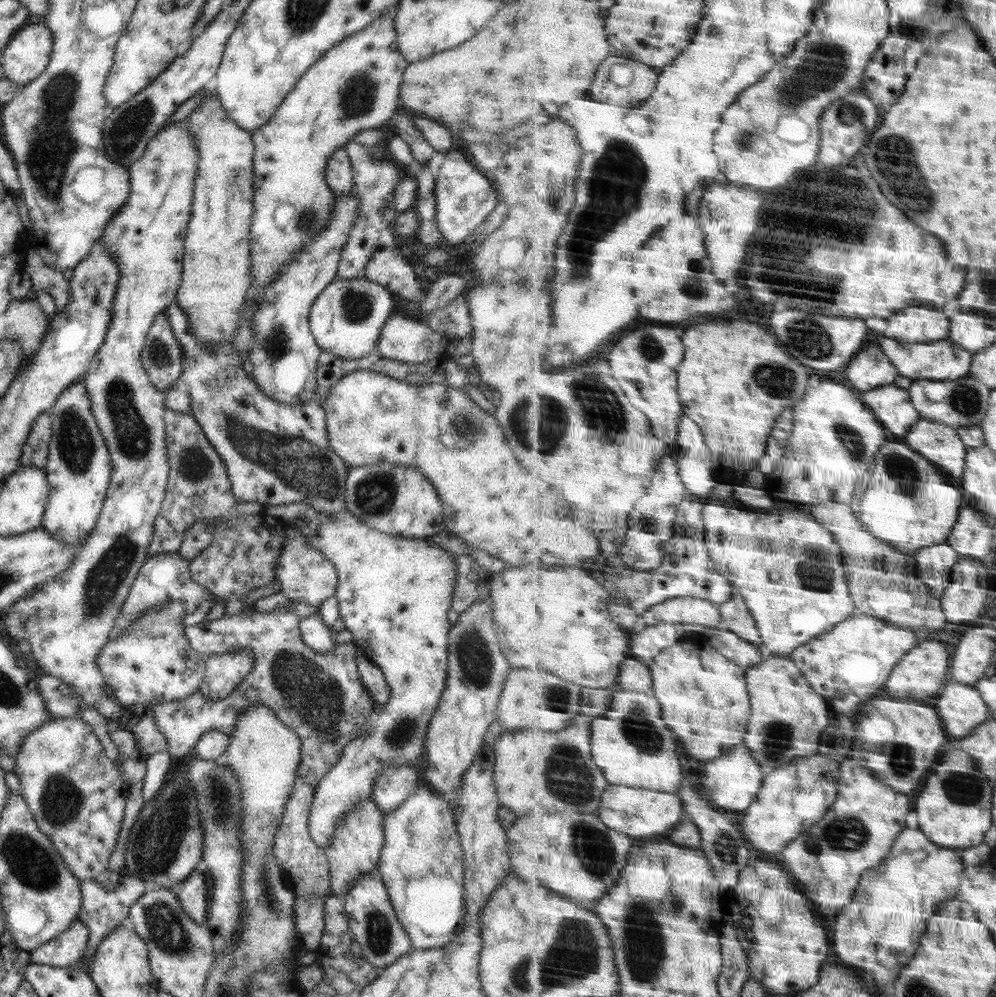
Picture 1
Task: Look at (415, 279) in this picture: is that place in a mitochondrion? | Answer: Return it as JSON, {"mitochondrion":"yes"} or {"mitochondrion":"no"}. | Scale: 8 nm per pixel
{"mitochondrion":"no"}

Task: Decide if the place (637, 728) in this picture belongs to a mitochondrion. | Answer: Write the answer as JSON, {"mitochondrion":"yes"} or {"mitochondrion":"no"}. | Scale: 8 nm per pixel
{"mitochondrion":"yes"}

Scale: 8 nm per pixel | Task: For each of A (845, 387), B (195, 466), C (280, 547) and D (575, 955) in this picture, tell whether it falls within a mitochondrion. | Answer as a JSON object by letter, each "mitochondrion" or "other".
{"A":"other","B":"mitochondrion","C":"other","D":"mitochondrion"}

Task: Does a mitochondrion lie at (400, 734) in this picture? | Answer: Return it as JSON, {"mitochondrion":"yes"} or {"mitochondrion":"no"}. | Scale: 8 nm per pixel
{"mitochondrion":"yes"}

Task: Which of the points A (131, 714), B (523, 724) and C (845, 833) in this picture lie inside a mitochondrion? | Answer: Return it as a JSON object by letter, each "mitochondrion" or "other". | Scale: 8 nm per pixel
{"A":"other","B":"other","C":"mitochondrion"}

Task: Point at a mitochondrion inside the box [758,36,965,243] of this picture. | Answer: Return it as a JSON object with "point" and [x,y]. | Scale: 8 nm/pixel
{"point":[801,85]}

